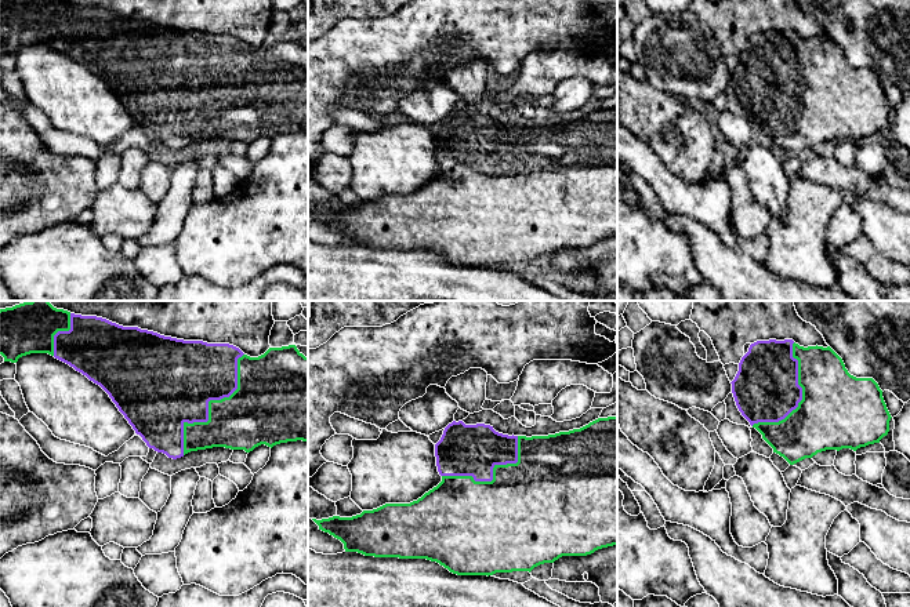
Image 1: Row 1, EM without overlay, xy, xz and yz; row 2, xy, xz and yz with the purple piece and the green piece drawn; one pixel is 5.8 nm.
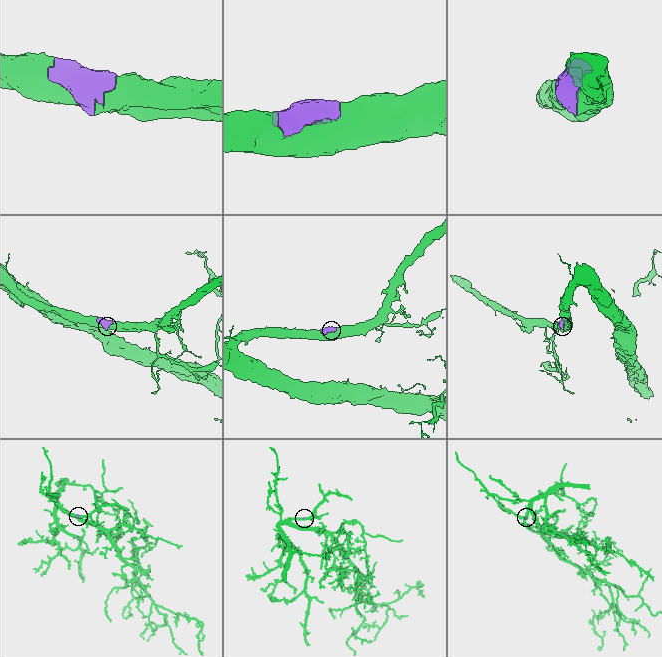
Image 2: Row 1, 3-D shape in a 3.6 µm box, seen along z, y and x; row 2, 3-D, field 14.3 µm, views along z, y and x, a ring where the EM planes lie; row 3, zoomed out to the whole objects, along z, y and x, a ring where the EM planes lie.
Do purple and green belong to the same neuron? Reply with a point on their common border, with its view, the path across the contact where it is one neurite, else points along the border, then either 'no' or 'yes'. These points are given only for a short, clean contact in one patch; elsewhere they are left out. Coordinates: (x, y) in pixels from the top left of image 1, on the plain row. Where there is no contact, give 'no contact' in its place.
contact xy (207, 98); yes

